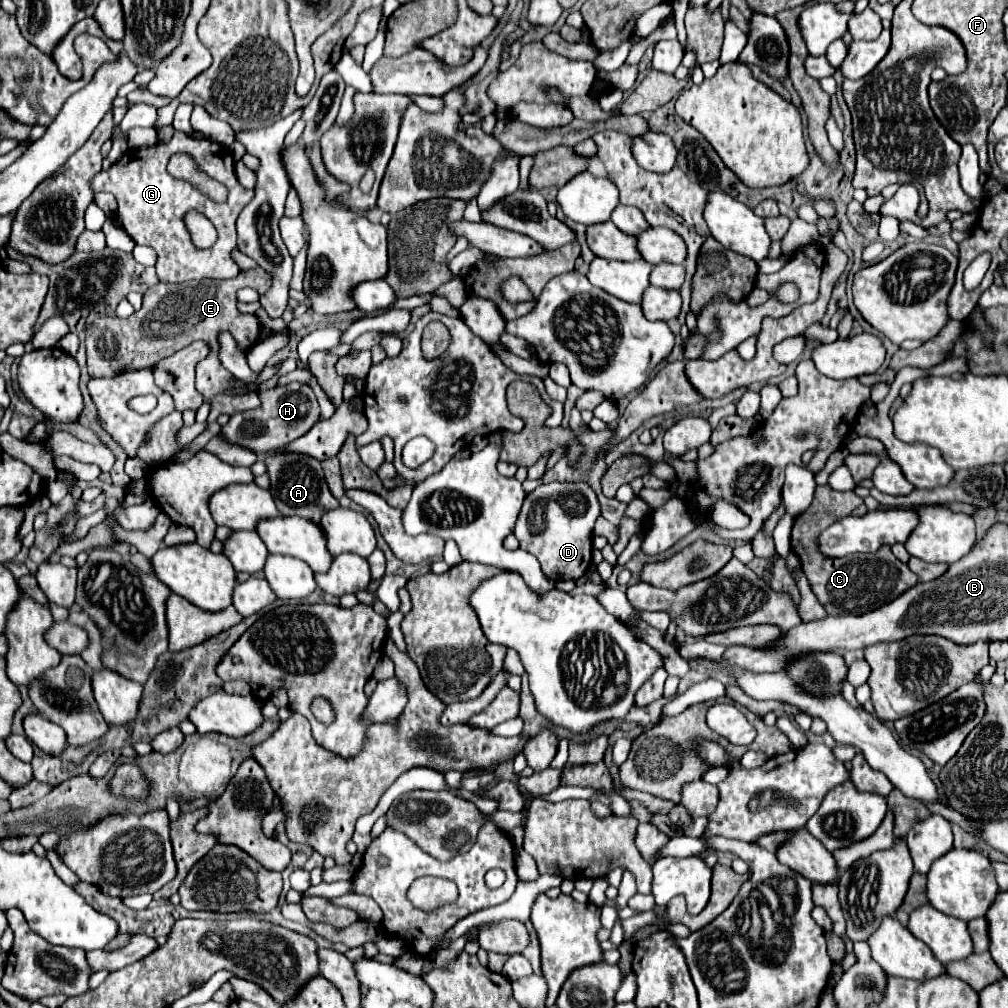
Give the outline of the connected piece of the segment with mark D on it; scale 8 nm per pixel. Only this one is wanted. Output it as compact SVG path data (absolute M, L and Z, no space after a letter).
M554 481L548 485L540 485L532 493L528 493L524 507L518 515L514 535L520 541L520 549L538 557L538 561L542 565L542 573L550 581L562 581L562 579L576 581L588 571L588 567L592 563L592 535L594 535L594 523L598 517L600 517L600 501L586 481L574 481L574 483Z

